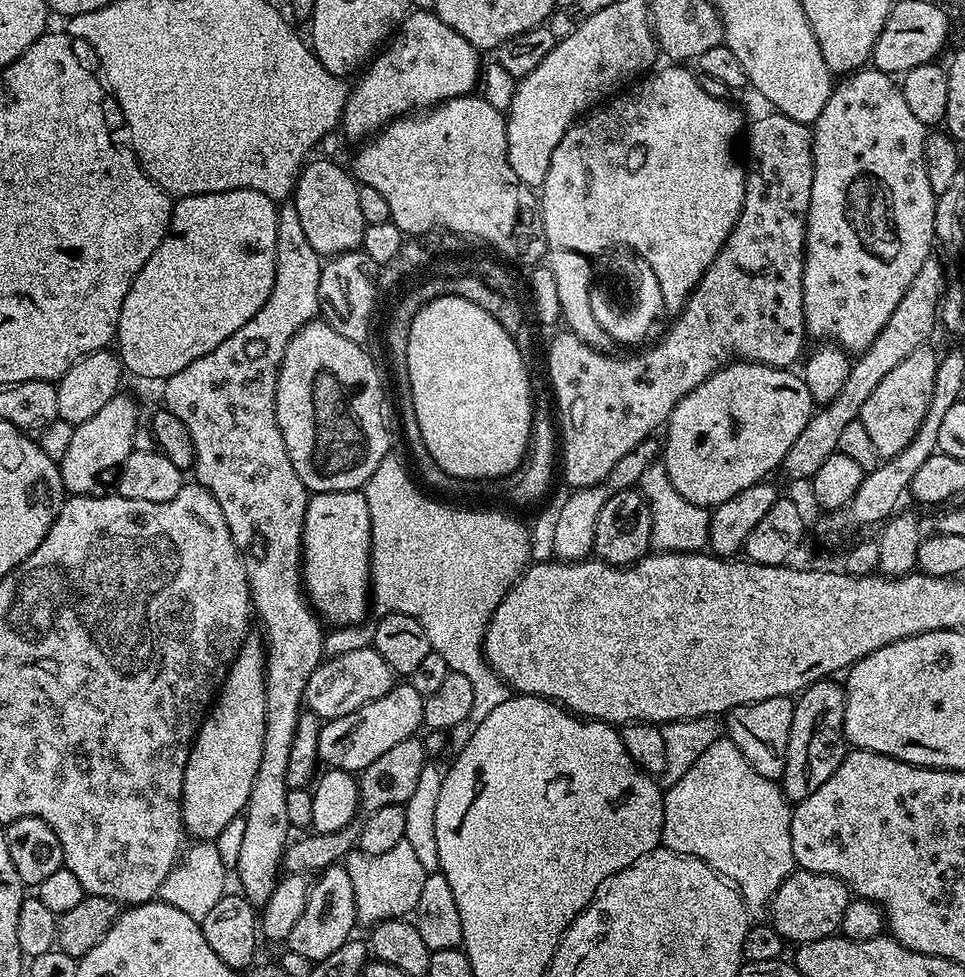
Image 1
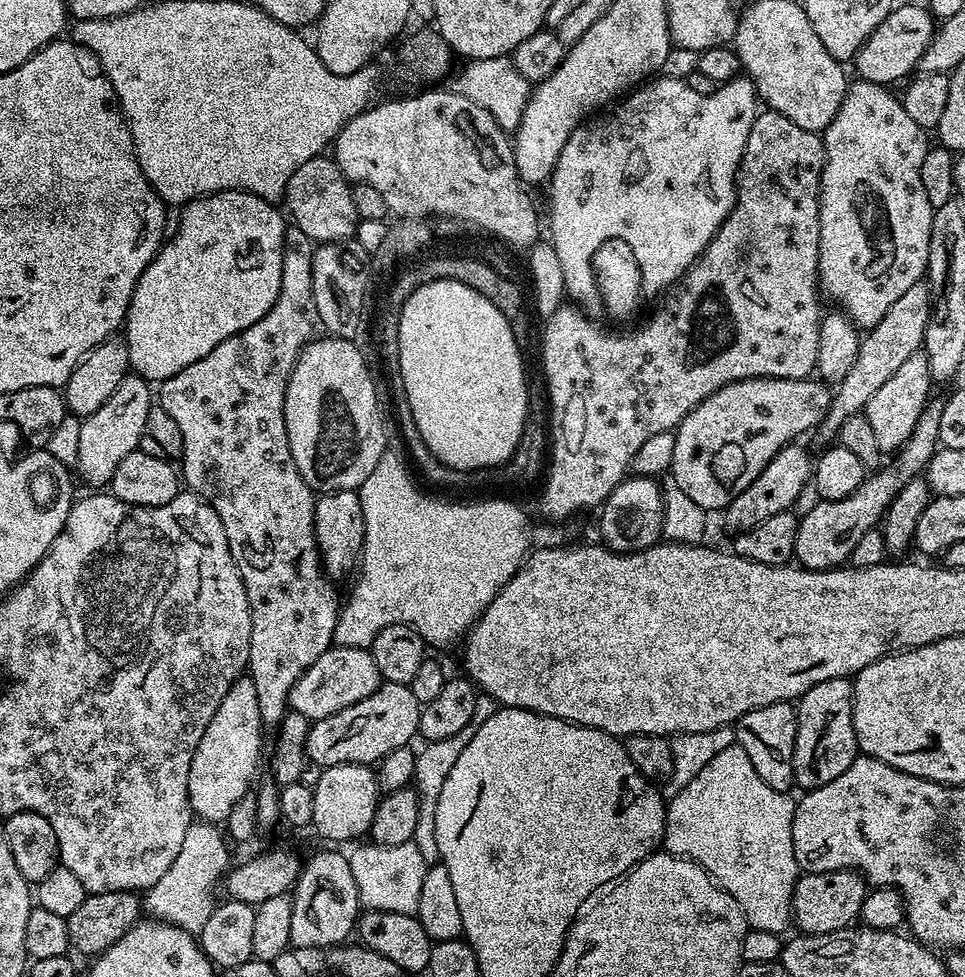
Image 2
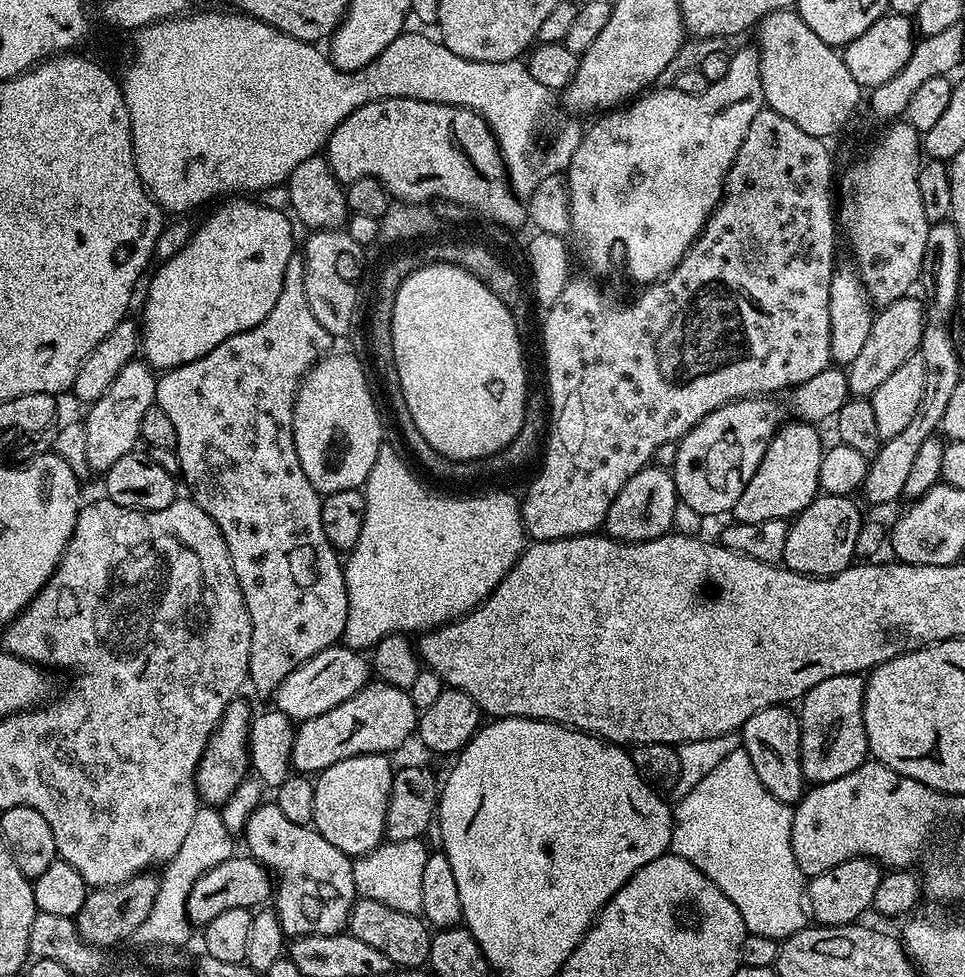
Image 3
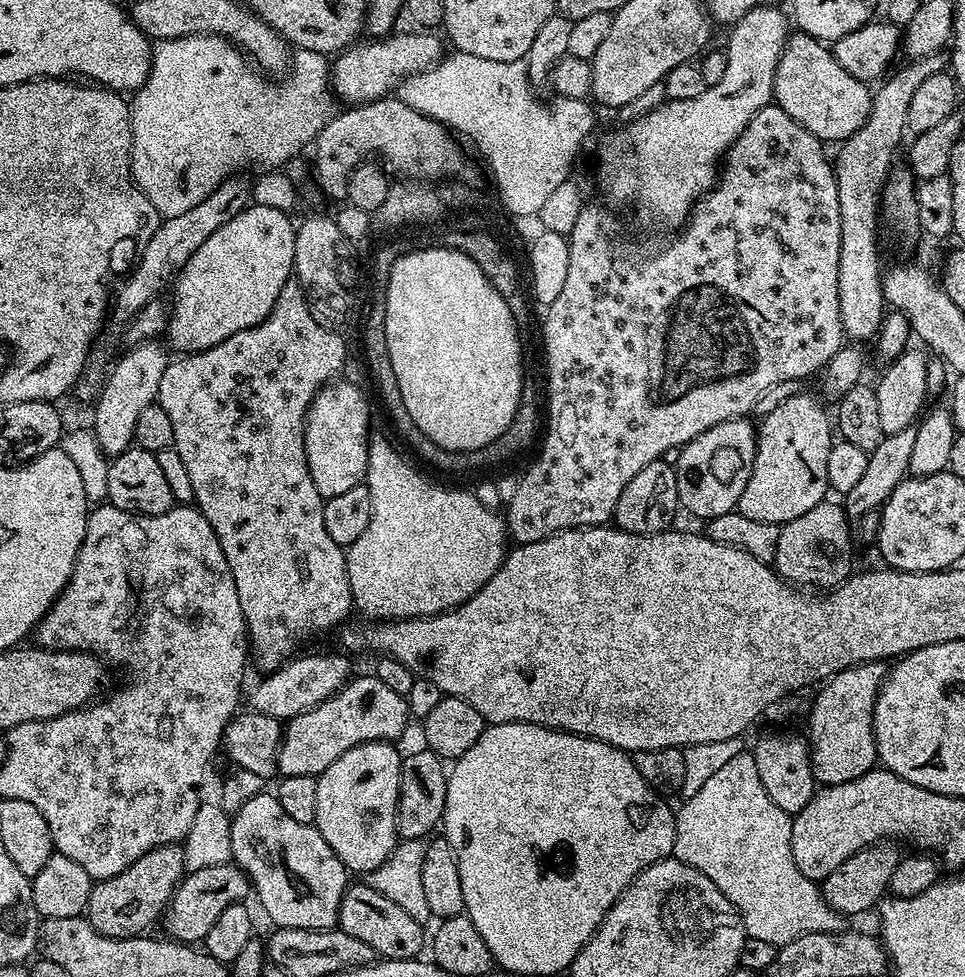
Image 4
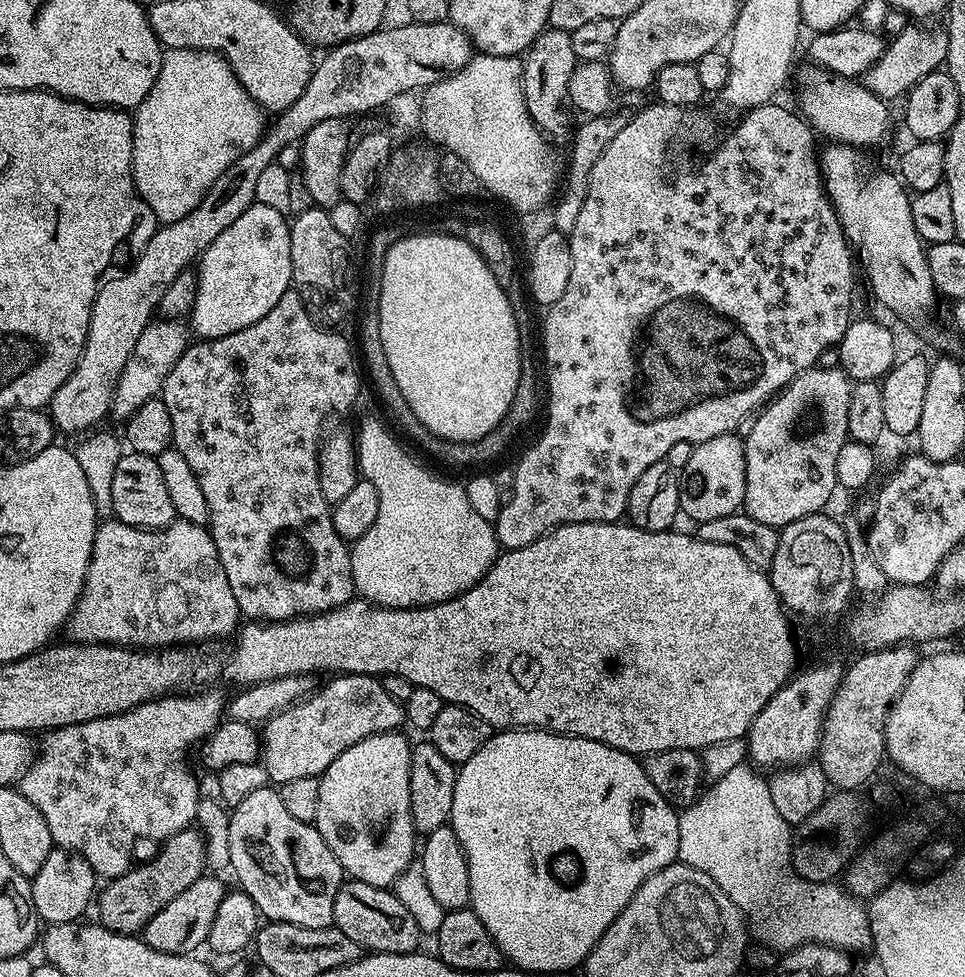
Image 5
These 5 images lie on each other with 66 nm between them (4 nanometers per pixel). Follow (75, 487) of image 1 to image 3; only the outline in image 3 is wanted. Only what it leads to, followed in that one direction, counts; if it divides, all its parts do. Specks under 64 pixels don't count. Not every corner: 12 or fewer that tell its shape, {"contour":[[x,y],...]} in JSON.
{"contour":[[135,358],[87,409],[93,473],[137,447],[157,373]]}

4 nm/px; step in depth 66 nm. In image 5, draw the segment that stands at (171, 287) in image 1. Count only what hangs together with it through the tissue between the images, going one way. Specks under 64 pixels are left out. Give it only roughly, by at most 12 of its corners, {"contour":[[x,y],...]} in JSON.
{"contour":[[253,203],[201,253],[190,328],[221,340],[292,288],[289,217]]}

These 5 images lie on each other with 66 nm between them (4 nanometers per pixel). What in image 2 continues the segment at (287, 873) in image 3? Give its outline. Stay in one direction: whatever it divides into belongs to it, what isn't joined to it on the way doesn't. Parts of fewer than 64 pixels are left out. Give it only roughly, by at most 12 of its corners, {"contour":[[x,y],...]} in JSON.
{"contour":[[316,852],[290,893],[291,947],[335,948],[362,912],[347,855]]}

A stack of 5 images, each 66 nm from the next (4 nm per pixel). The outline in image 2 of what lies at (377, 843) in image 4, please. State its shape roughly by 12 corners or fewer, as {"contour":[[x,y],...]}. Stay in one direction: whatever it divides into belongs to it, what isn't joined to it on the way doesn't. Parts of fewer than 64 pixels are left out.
{"contour":[[367,764],[323,769],[314,832],[359,841],[382,795]]}

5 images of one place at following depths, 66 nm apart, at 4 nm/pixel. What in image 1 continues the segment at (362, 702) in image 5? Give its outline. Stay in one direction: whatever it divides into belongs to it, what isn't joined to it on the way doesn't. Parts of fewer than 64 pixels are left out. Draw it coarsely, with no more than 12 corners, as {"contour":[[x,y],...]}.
{"contour":[[410,682],[321,723],[329,769],[359,774],[421,731]]}

